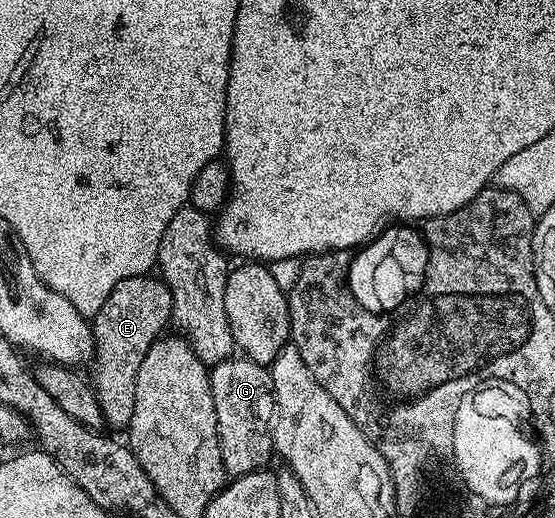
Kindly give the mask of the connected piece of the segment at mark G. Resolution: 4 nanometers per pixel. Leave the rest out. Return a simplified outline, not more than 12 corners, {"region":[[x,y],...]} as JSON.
{"region":[[244,356],[209,370],[226,475],[275,454],[272,373]]}

